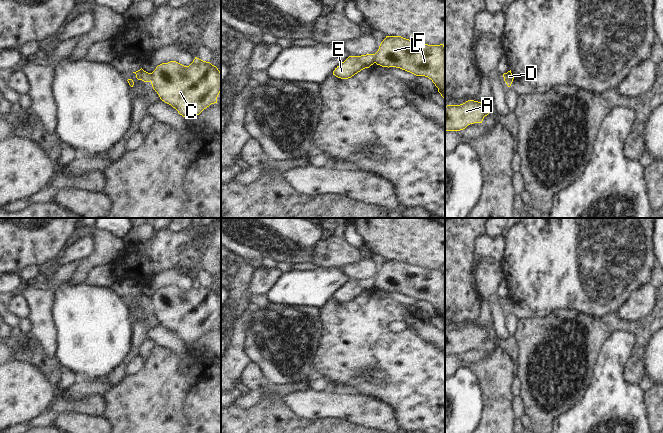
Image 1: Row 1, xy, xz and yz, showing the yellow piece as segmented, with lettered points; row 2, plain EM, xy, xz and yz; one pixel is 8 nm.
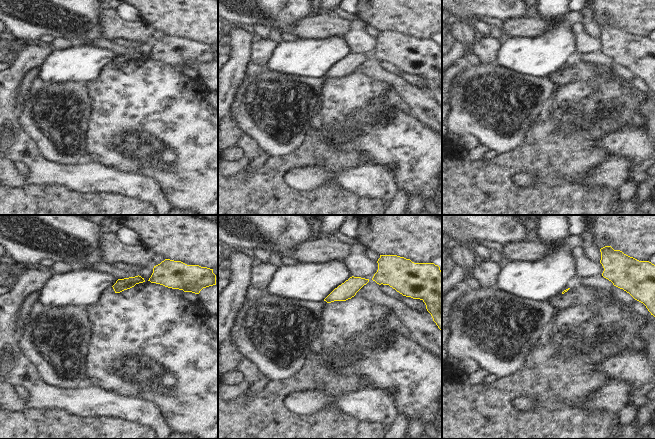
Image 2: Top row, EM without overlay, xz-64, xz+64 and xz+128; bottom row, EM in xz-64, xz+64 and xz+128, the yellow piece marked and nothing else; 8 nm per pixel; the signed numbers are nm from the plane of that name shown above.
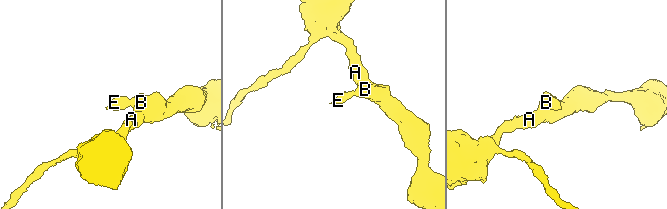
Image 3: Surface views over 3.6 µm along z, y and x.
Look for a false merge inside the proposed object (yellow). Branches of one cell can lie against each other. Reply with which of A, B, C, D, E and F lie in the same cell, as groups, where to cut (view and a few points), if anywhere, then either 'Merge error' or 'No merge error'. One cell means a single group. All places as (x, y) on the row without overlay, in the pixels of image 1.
Groups: A B C D F / E. Split along xz (374, 278), (375, 286). Merge error.

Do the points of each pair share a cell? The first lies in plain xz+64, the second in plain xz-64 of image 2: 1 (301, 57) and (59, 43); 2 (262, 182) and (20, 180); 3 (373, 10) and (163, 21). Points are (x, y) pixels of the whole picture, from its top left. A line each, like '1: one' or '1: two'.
1: two
2: two
3: one

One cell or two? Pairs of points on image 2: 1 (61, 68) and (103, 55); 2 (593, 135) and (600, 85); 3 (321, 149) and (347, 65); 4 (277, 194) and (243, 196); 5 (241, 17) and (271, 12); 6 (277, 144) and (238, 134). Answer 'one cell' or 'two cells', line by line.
1: one cell
2: one cell
3: two cells
4: one cell
5: one cell
6: two cells

